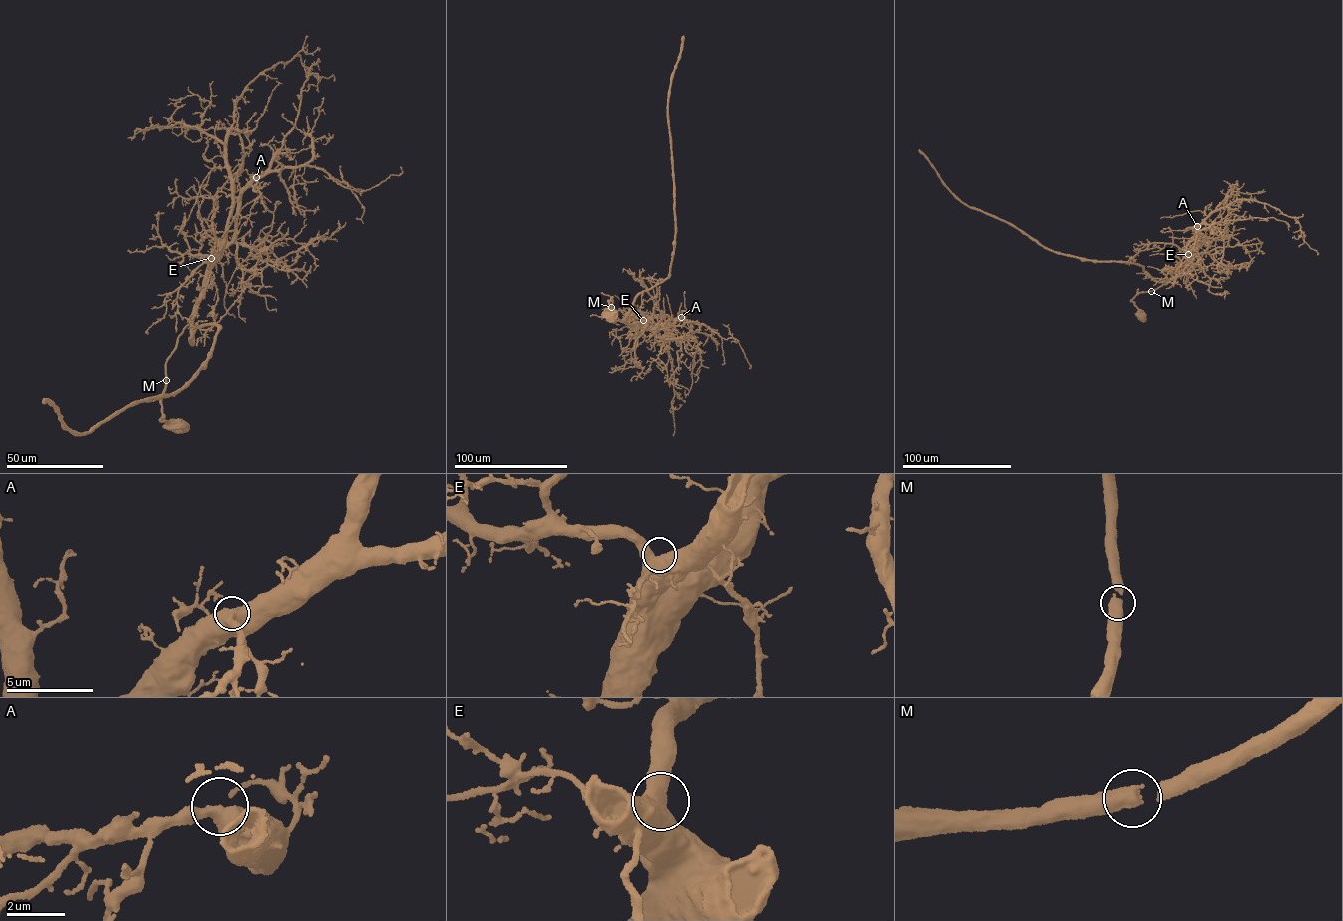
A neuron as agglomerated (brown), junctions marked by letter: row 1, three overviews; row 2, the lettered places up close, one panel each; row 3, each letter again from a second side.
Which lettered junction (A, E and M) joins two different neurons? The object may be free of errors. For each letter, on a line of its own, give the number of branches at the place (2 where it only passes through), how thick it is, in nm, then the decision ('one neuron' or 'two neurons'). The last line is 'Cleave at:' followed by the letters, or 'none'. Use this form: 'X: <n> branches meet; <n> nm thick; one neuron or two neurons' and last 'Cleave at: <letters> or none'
A: 2 branches meet; 550 nm thick; one neuron
E: 2 branches meet; 650 nm thick; one neuron
M: 2 branches meet; 460 nm thick; one neuron
Cleave at: none

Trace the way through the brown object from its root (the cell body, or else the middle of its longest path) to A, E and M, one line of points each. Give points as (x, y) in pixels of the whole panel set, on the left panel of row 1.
A: (177, 429), (161, 419), (167, 359), (183, 328), (191, 320), (208, 265), (235, 234), (240, 191), (256, 177)
E: (177, 429), (161, 419), (166, 365), (183, 328), (191, 320), (211, 258)
M: (177, 429), (161, 419), (166, 380)

